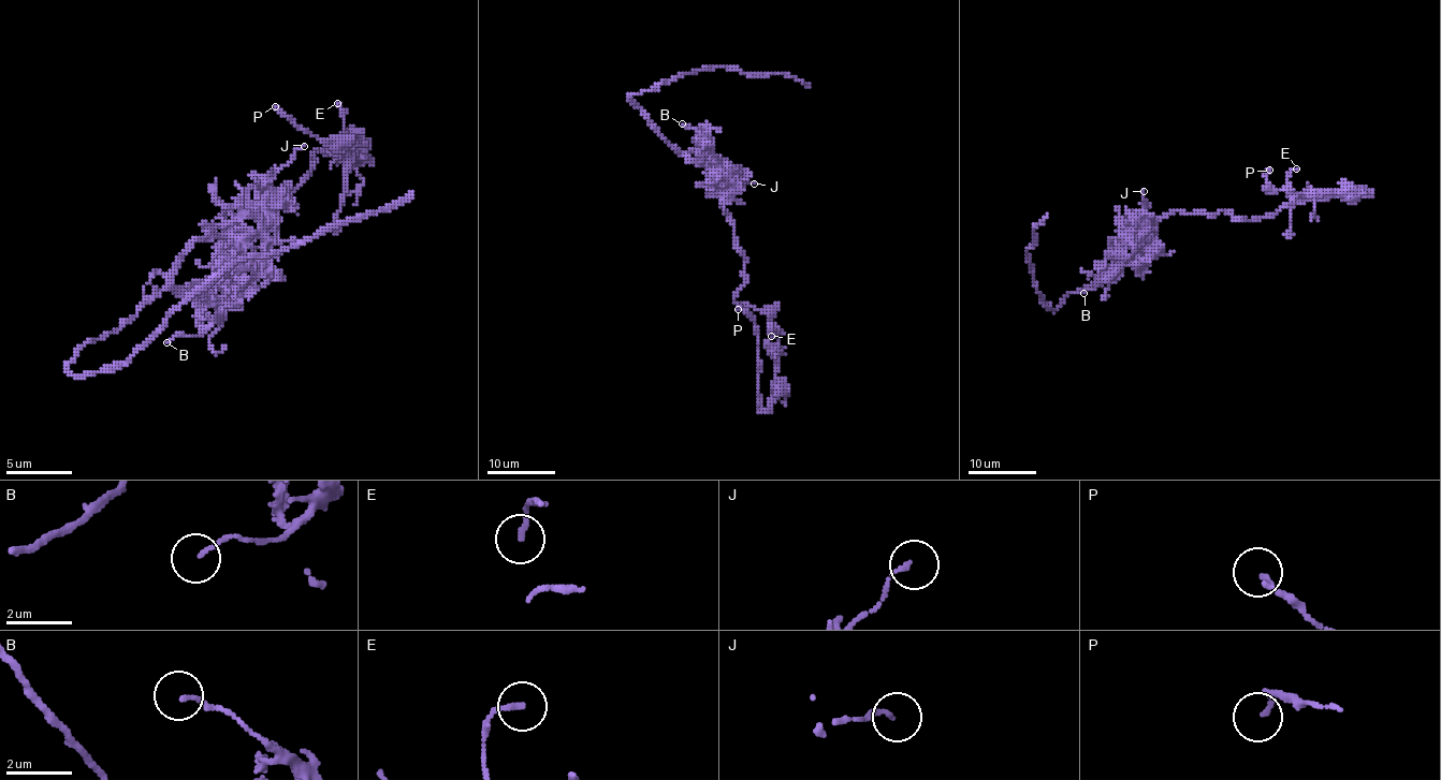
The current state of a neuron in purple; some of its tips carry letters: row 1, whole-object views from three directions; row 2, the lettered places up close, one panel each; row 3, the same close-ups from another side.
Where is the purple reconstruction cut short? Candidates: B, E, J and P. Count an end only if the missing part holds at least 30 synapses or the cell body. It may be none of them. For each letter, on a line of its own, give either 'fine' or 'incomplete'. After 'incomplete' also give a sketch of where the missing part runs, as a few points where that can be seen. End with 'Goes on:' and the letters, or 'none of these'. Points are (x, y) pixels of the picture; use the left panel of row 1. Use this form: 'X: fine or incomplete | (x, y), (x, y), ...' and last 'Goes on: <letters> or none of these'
B: fine
E: fine
J: fine
P: fine
Goes on: none of these

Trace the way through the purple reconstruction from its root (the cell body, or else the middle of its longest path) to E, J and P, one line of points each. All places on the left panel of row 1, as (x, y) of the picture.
E: (245, 208), (256, 185), (288, 185), (288, 199), (268, 199), (288, 194), (334, 143), (350, 152), (337, 103)
J: (245, 208), (235, 231), (235, 215), (251, 215), (259, 208), (262, 188), (304, 146)
P: (245, 208), (256, 185), (288, 185), (288, 199), (268, 199), (288, 194), (334, 143), (350, 152), (275, 106)

